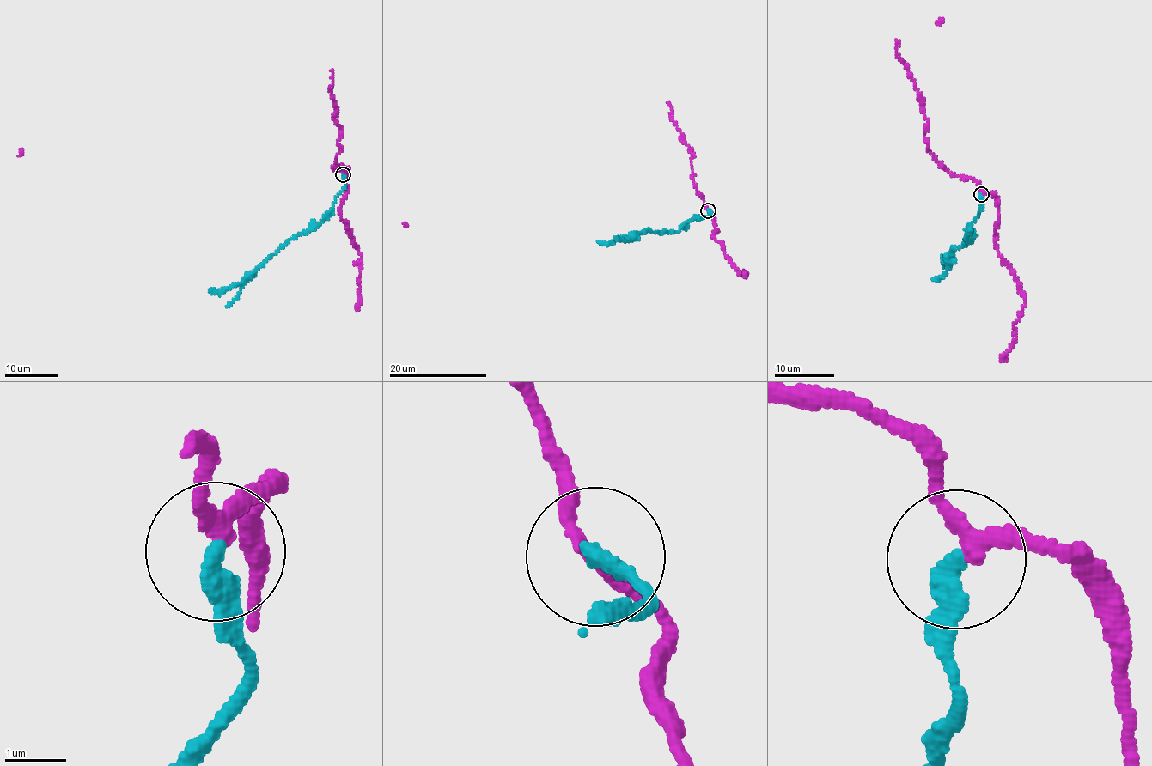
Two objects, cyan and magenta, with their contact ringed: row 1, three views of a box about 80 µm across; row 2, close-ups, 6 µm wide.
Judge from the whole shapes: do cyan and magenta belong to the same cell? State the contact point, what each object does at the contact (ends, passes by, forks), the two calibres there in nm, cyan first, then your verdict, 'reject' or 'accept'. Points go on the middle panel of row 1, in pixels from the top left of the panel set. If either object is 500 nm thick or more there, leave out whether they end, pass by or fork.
place (708, 210); cyan ends; magenta passes by; calibres 320 and 200 nm; reject

